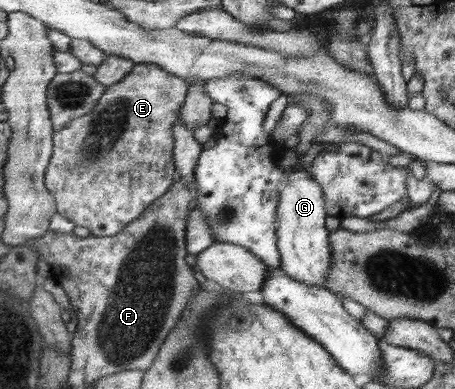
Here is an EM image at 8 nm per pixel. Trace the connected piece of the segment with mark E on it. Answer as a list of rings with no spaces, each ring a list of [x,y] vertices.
[[[134,63],[134,69],[128,75],[125,75],[118,83],[107,88],[107,91],[99,100],[99,104],[89,115],[83,116],[79,120],[73,120],[67,128],[59,132],[55,131],[54,153],[46,170],[46,187],[56,198],[58,213],[69,218],[71,222],[75,222],[77,226],[86,227],[95,236],[112,237],[118,235],[129,223],[143,215],[157,199],[167,194],[169,188],[177,180],[174,155],[176,151],[176,134],[174,133],[174,128],[176,128],[177,121],[179,121],[179,112],[177,111],[184,107],[189,94],[189,87],[189,81],[176,74],[167,72],[158,64]]]

